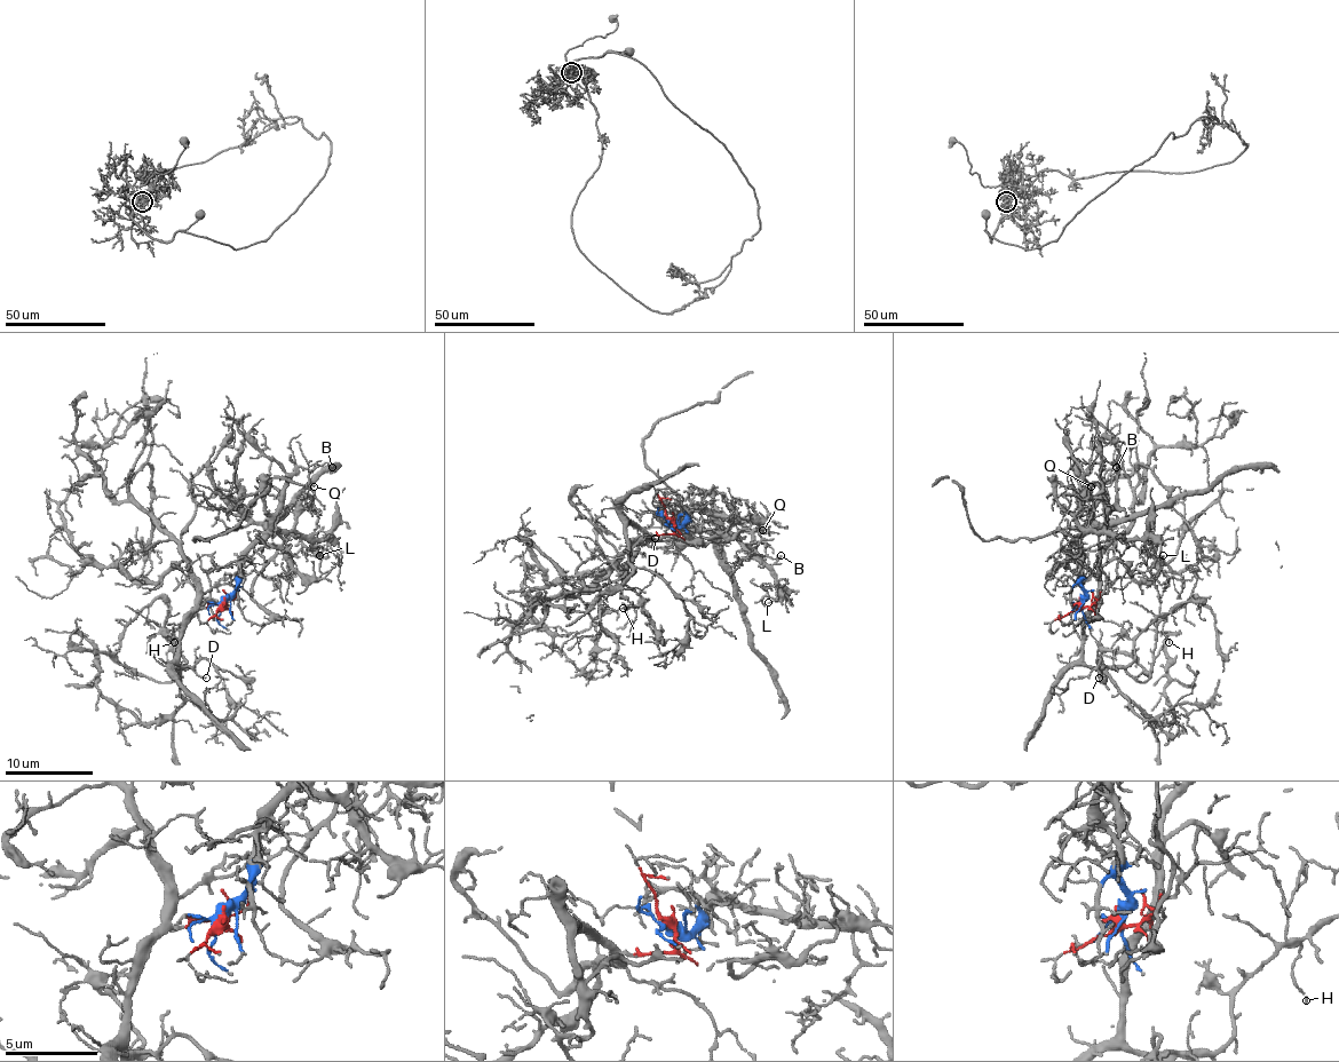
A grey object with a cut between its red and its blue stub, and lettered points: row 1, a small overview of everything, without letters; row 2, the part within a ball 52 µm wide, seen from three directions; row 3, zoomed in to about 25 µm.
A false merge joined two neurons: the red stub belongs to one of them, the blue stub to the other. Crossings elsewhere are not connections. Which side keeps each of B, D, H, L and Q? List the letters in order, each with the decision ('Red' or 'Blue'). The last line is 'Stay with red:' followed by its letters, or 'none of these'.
B: Blue
D: Red
H: Red
L: Blue
Q: Blue
Stay with red: D, H

